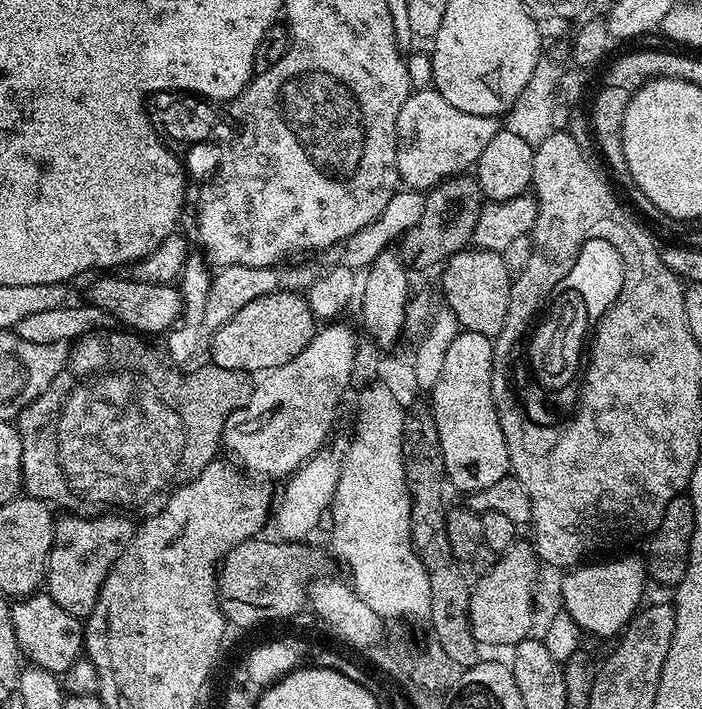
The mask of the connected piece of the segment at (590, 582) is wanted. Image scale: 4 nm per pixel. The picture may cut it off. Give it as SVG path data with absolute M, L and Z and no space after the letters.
M620 556L617 560L604 560L601 564L588 564L592 562L584 562L579 566L565 571L563 573L564 581L560 584L560 600L562 603L563 611L566 611L570 614L570 618L577 623L578 627L580 627L581 633L587 634L588 632L592 636L612 636L611 638L616 638L623 633L624 629L627 628L628 623L631 622L632 617L636 615L638 609L641 607L642 601L640 599L644 596L644 580L646 581L646 564L643 559L640 560L636 556Z

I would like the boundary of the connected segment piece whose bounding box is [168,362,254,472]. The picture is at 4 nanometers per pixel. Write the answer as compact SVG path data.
M205 362L201 368L195 368L196 367L193 367L191 370L188 370L193 370L193 372L185 374L183 371L177 370L173 376L168 376L168 380L176 380L176 388L168 388L168 392L172 392L172 396L176 396L176 404L180 404L180 412L184 412L184 424L188 424L188 448L184 448L184 468L192 468L192 472L201 472L202 470L206 470L206 466L210 461L217 459L219 452L216 451L221 451L222 448L223 427L226 426L226 420L230 417L230 414L233 414L240 407L246 406L246 404L250 401L254 380L249 373L239 372L238 370L226 370L222 366L218 366L217 364L213 364L211 362Z

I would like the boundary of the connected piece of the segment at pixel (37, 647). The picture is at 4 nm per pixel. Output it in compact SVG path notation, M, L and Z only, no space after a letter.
M46 594L25 596L11 605L12 625L23 659L48 672L63 674L84 652L84 630L77 617L66 614L54 598Z

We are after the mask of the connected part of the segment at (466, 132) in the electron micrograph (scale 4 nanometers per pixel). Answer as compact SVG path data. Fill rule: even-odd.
M427 86L421 90L413 91L412 95L406 98L406 102L402 102L402 110L398 110L398 130L396 131L397 137L403 138L399 141L396 149L396 165L398 166L398 174L401 181L409 188L417 190L431 190L443 180L449 180L452 176L458 176L467 173L477 162L480 160L482 150L486 150L486 146L490 146L490 138L494 138L494 134L502 131L502 124L495 116L479 116L478 114L466 114L466 110L454 110L454 106L450 106L450 102L446 102L446 98L442 98L442 94L437 92L435 87Z

